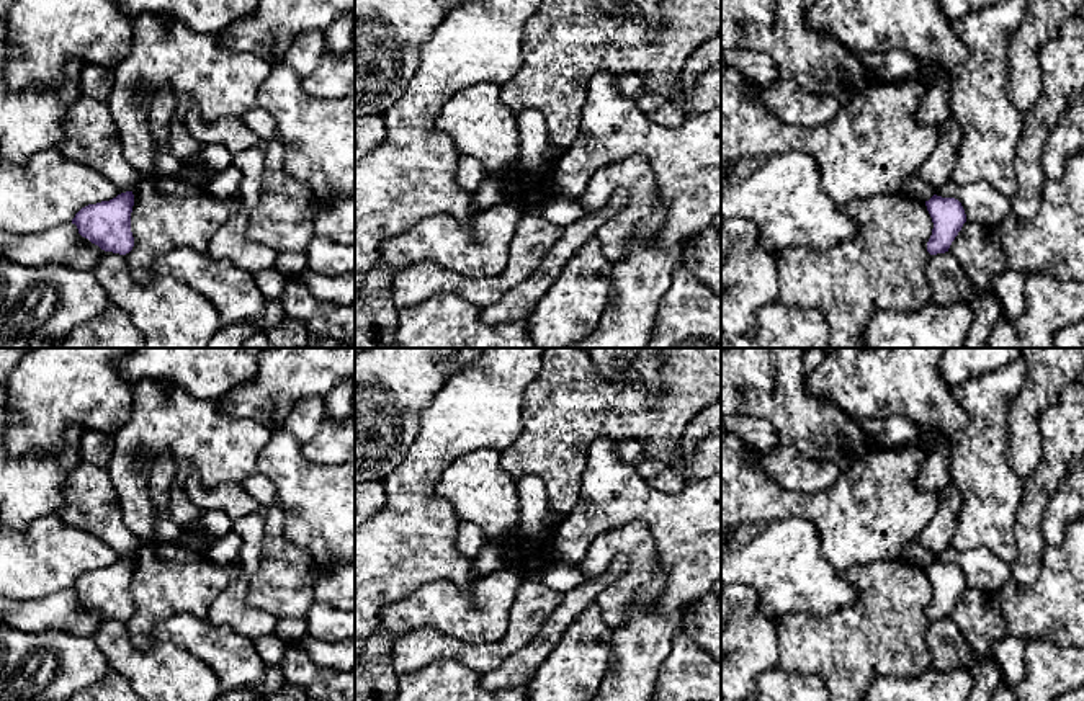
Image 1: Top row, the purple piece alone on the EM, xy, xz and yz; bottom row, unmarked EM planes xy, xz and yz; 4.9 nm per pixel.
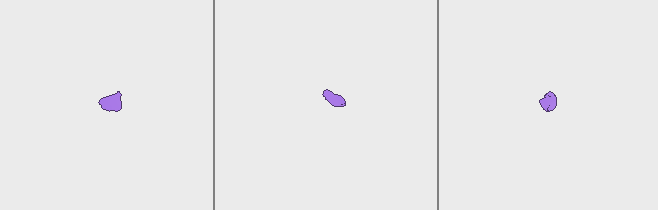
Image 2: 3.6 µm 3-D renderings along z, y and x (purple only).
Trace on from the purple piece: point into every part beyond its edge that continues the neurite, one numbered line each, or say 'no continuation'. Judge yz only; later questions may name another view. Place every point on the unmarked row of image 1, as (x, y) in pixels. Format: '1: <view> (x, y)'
no continuation

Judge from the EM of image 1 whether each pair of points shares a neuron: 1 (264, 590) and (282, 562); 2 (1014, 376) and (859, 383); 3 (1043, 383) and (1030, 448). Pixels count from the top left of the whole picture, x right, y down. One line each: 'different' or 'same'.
1: same
2: different
3: same

